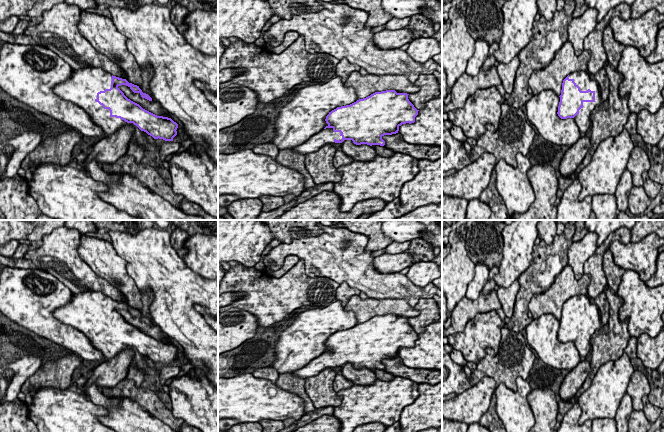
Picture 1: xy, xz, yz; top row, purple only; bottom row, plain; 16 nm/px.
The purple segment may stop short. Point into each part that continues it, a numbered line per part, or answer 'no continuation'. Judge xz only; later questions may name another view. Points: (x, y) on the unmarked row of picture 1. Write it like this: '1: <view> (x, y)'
1: xz (326, 360)

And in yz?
1: yz (581, 302)

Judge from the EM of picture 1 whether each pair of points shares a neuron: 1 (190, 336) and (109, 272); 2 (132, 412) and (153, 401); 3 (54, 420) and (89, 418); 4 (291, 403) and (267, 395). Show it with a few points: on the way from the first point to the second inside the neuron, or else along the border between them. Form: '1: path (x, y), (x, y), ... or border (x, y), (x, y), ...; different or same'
1: border (126, 270), (139, 290); different
2: border (121, 399), (128, 398), (137, 402), (162, 421); different
3: path (63, 418), (80, 418); same
4: path (285, 403), (275, 403), (273, 401); same

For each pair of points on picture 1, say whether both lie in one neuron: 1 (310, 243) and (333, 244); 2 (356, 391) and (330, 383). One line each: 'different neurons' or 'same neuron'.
1: same neuron
2: different neurons

